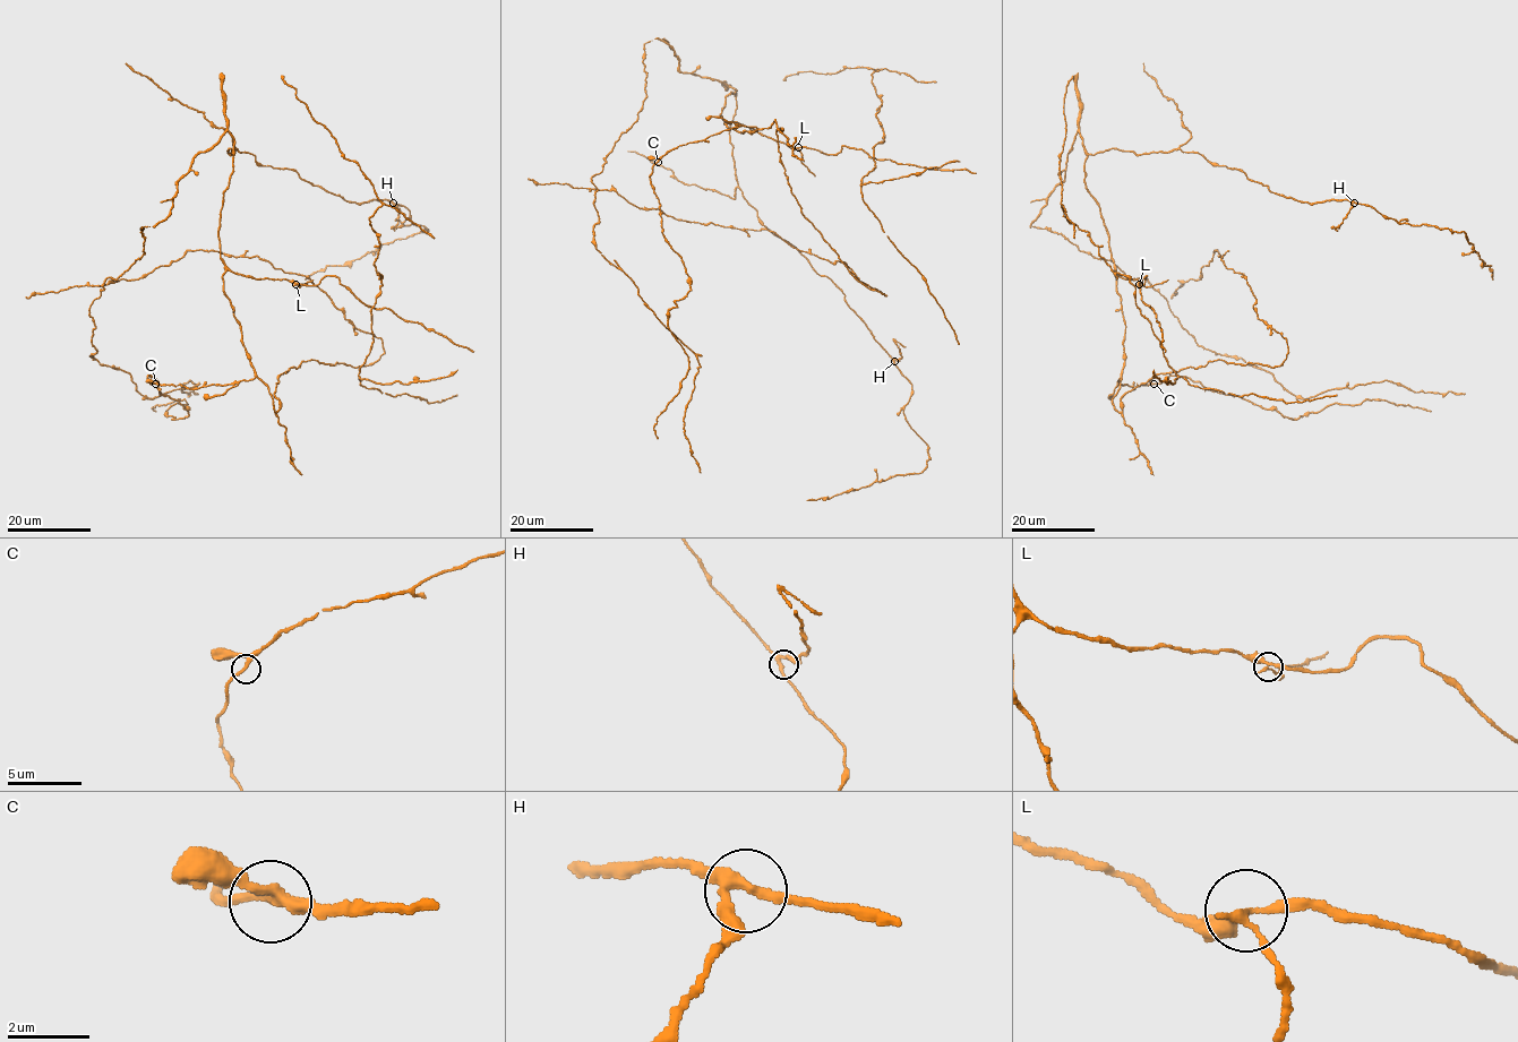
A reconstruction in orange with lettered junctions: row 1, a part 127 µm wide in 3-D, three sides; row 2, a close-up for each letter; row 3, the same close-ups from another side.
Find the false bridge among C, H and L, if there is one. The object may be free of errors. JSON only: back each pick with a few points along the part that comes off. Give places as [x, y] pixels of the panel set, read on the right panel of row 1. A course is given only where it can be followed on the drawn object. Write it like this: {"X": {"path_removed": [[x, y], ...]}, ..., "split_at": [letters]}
{"L": {"path_removed": [[1140, 284], [1154, 285], [1167, 280]]}, "split_at": ["L"]}

